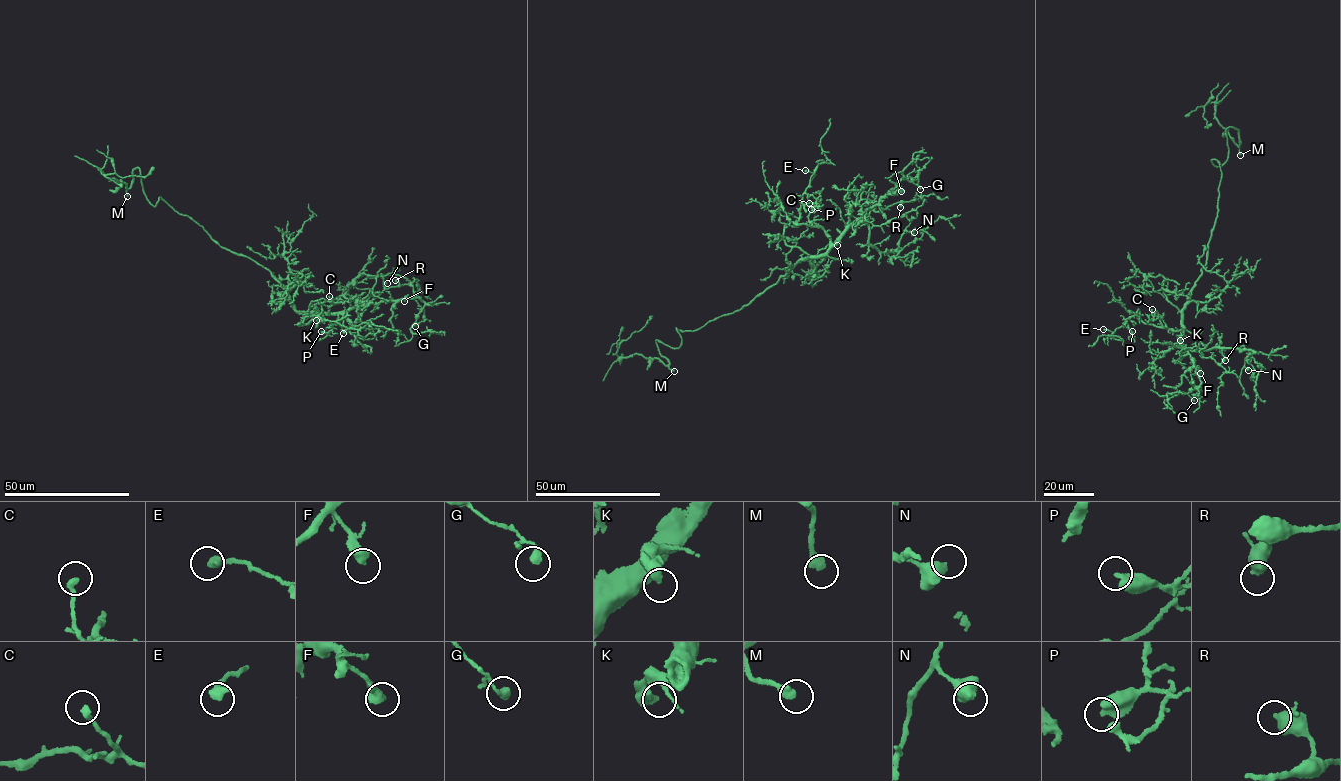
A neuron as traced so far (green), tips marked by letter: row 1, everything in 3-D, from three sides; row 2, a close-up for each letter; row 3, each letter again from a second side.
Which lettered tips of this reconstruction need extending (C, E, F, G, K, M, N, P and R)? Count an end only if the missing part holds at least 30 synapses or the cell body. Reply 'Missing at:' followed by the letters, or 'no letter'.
Missing at: no letter

